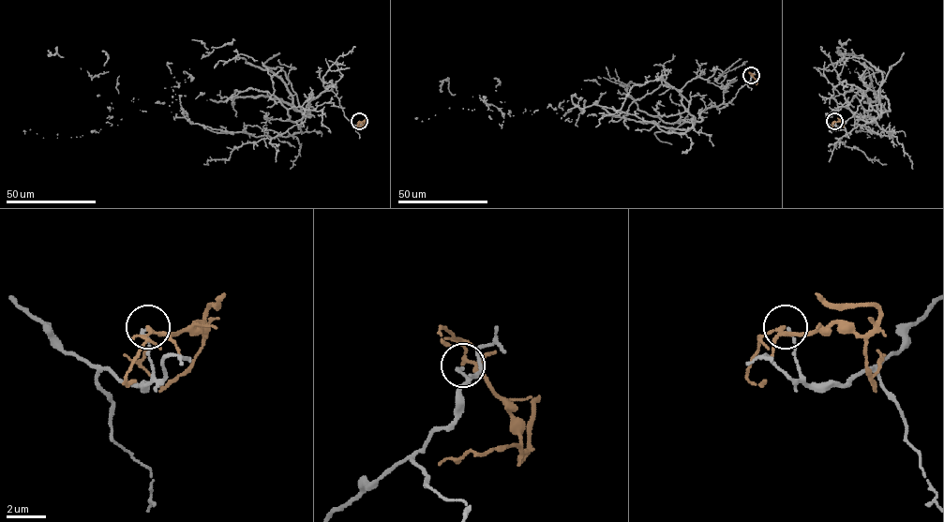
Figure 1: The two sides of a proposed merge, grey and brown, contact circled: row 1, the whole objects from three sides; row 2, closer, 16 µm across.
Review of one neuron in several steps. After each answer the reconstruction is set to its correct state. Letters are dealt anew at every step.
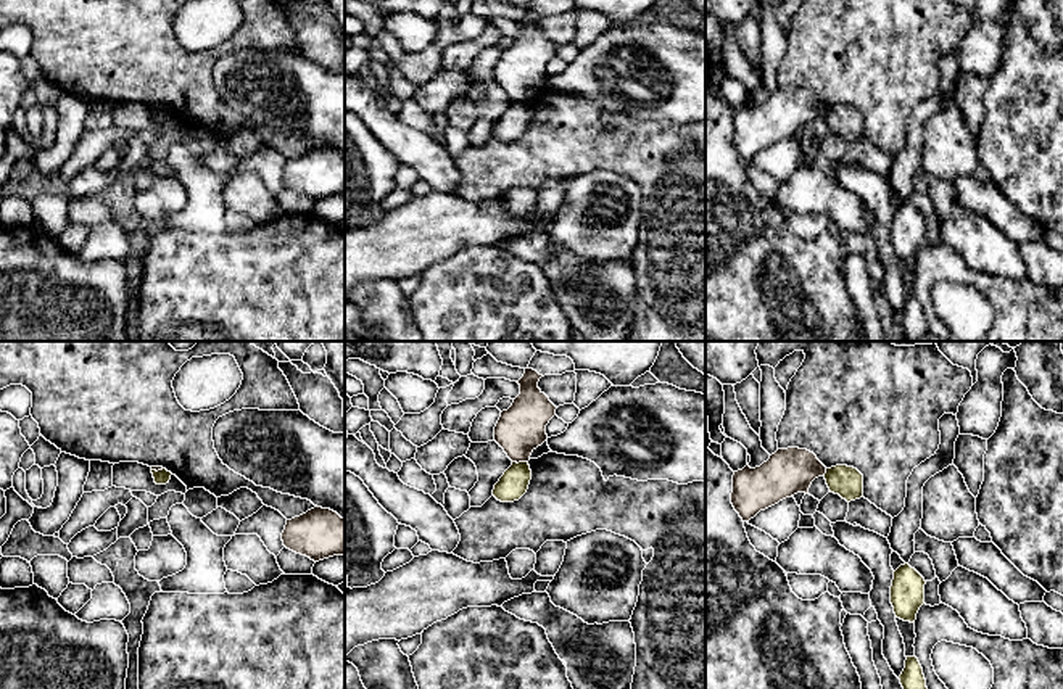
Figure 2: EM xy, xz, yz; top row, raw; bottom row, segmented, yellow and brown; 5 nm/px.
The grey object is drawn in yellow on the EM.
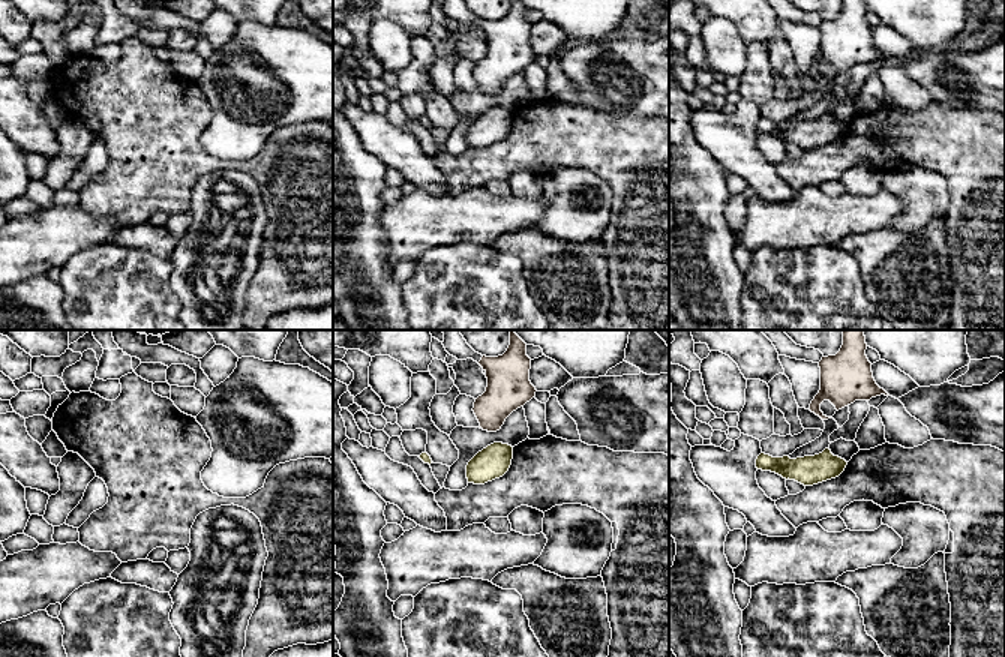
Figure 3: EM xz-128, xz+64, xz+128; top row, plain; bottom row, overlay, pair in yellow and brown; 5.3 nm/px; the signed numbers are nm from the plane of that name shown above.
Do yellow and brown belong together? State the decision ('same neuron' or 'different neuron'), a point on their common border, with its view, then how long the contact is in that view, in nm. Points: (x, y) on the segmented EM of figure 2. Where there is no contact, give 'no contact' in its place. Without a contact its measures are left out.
different neuron | xz (521, 462) | 80 nm

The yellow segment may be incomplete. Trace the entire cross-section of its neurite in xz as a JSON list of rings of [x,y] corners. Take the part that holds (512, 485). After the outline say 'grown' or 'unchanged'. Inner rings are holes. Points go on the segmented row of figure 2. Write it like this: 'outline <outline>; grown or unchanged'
outline [[[512,462],[494,485],[493,496],[501,502],[519,501],[527,493],[530,480],[532,470],[528,462]]]; unchanged

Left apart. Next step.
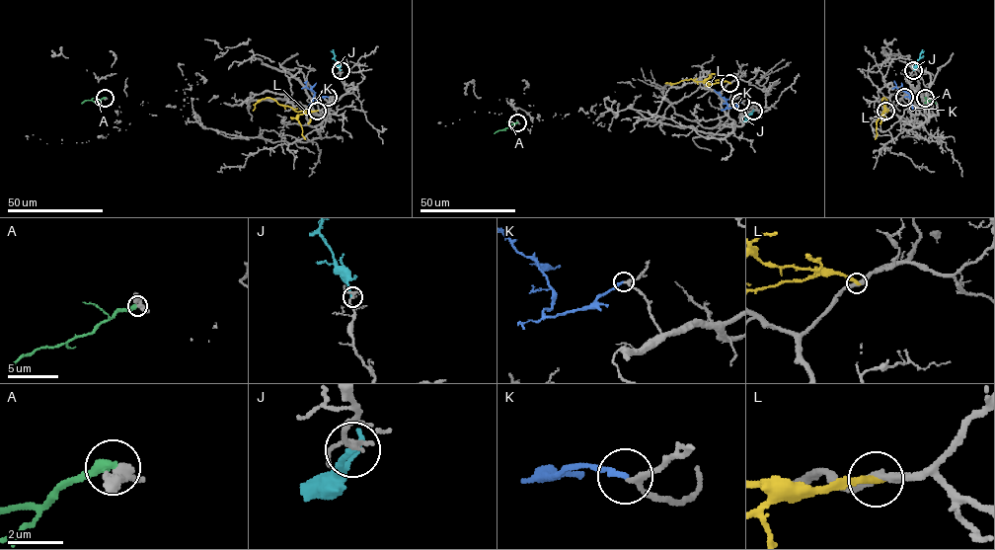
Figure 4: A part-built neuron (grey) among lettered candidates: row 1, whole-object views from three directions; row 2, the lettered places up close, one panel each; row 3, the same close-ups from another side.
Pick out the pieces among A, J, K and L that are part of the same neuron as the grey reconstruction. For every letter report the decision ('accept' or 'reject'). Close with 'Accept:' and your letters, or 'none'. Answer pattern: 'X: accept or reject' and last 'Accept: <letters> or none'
A: reject
J: reject
K: accept
L: reject
Accept: K

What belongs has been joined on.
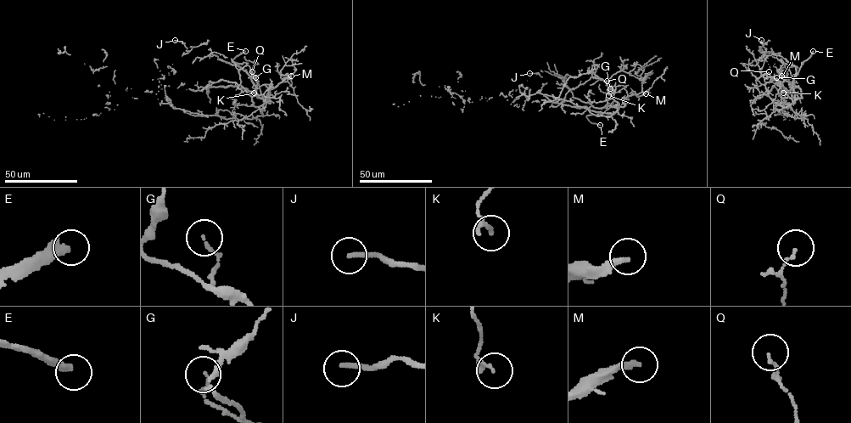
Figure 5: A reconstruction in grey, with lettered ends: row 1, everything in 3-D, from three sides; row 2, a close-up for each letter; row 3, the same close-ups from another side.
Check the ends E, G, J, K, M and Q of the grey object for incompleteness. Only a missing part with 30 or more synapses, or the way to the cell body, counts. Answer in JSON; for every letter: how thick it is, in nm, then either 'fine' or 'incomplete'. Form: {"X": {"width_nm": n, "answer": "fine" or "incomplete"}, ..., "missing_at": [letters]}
{"E": {"width_nm": 340, "answer": "incomplete"}, "G": {"width_nm": 110, "answer": "fine"}, "J": {"width_nm": 200, "answer": "incomplete"}, "K": {"width_nm": 90, "answer": "fine"}, "M": {"width_nm": 240, "answer": "incomplete"}, "Q": {"width_nm": 90, "answer": "fine"}, "missing_at": ["E", "J", "M"]}

